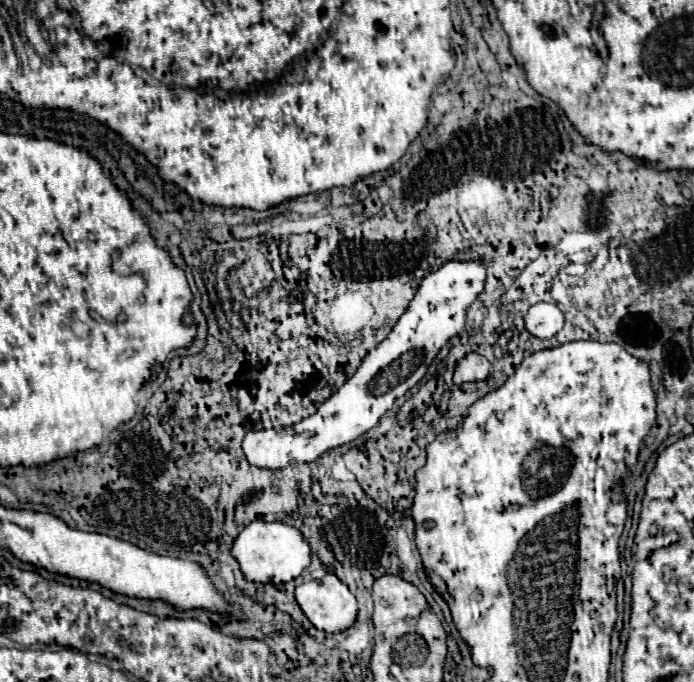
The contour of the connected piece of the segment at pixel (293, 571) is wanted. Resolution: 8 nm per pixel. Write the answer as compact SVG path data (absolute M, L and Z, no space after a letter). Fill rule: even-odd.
M252 521L246 525L232 543L232 557L238 561L244 577L252 583L288 583L298 577L310 563L310 545L302 539L302 533L284 523Z

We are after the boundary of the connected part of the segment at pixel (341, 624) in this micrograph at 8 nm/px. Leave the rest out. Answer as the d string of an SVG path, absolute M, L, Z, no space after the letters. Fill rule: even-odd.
M332 573L296 587L296 603L310 623L326 633L348 629L358 615L358 605L348 587Z

